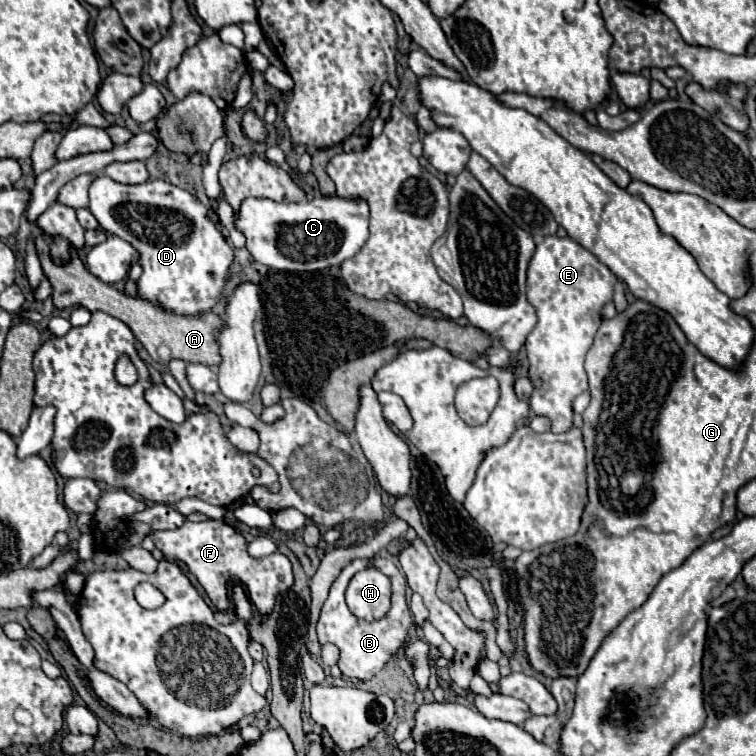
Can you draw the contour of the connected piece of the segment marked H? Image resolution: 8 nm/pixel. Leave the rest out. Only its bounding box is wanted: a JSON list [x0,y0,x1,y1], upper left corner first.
[345,568,391,622]

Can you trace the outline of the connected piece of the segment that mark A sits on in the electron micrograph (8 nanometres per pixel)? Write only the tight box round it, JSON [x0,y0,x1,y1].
[35,236,221,366]

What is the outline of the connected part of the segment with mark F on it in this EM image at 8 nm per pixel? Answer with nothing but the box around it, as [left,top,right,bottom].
[153,520,293,614]

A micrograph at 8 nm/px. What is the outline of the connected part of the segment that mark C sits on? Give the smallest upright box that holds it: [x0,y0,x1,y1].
[233,194,369,272]

